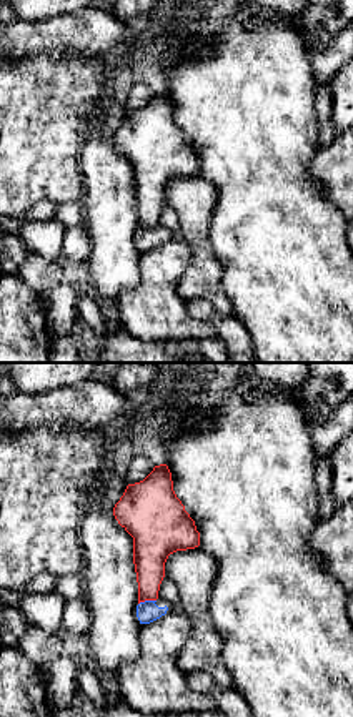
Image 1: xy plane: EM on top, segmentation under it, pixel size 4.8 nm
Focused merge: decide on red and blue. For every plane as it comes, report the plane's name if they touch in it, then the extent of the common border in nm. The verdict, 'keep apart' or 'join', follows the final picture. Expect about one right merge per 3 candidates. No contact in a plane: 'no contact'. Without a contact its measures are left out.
meets red in xy; contact 90 nm long

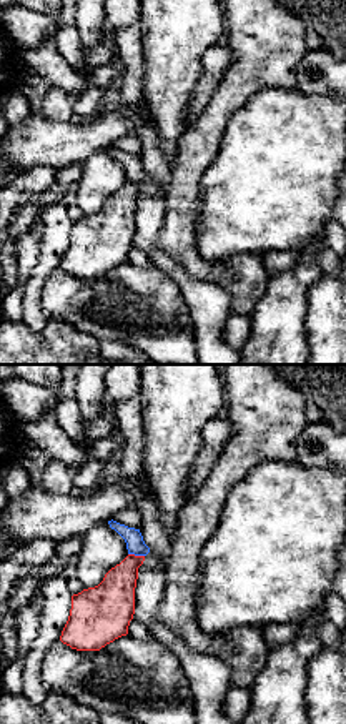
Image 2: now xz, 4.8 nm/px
meets red in xz; contact 80 nm long

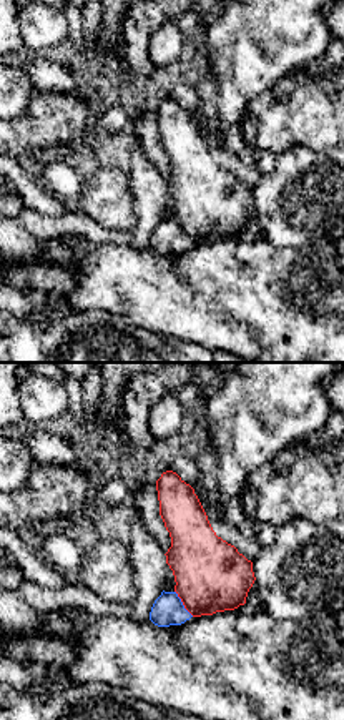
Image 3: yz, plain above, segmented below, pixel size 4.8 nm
meets red in yz; contact 160 nm long

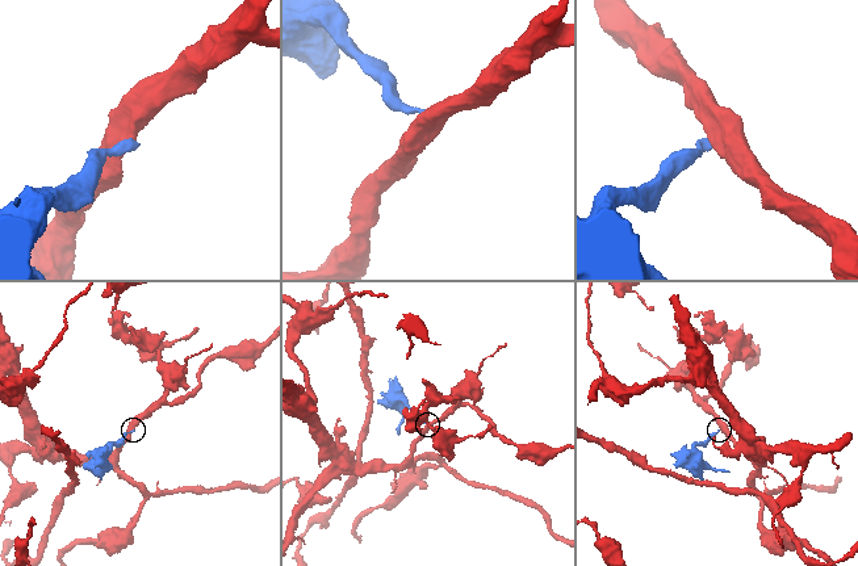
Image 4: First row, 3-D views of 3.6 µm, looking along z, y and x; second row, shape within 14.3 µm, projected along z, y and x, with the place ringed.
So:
keep apart

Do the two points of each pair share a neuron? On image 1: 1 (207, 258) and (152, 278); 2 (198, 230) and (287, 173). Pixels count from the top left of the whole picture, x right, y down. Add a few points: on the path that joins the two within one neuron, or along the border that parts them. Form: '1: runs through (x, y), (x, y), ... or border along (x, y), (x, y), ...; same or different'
1: border along (177, 235), (190, 250), (177, 288), (185, 301); different
2: border along (210, 183), (215, 188), (210, 247), (220, 262); different

